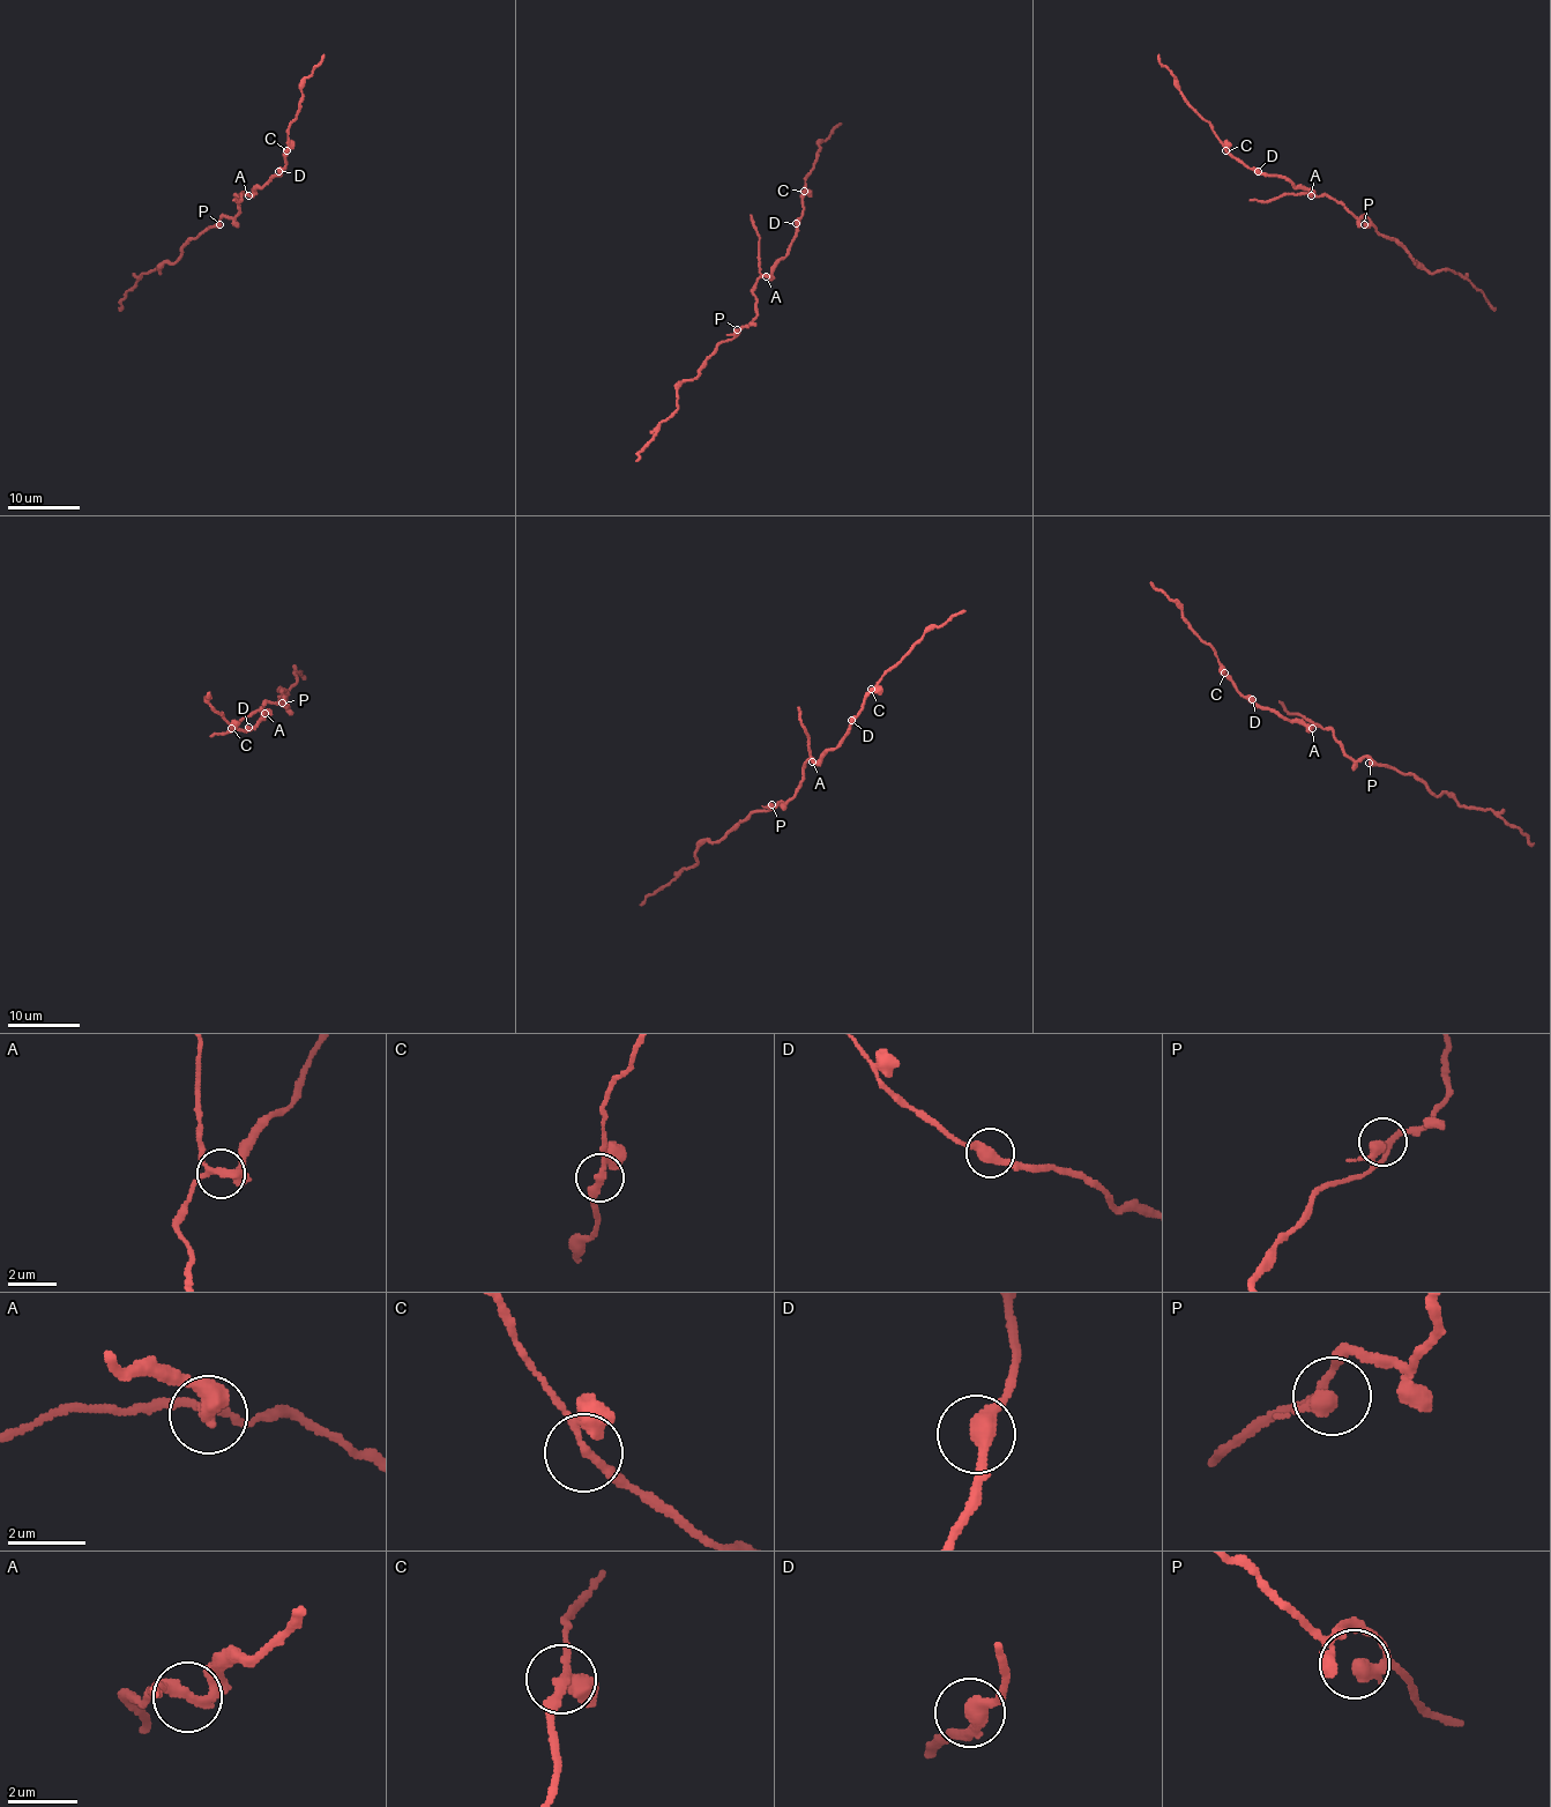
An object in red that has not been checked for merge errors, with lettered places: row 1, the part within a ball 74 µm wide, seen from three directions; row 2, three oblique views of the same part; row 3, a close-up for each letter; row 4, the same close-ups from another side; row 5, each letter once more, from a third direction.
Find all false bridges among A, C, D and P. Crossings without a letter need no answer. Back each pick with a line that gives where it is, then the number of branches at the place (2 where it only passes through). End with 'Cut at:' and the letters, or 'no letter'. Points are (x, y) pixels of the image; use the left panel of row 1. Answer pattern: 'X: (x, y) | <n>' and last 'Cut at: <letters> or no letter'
A: (248, 195) | 3
Cut at: A

